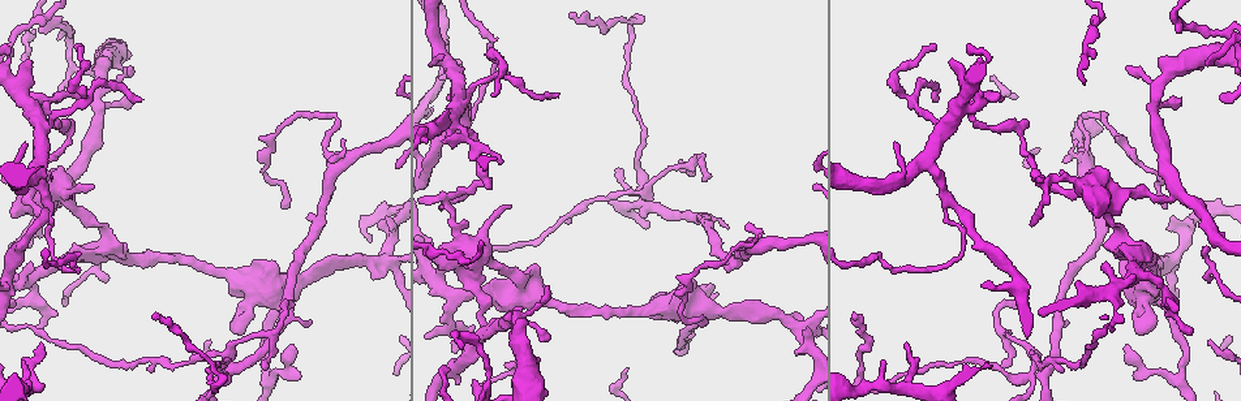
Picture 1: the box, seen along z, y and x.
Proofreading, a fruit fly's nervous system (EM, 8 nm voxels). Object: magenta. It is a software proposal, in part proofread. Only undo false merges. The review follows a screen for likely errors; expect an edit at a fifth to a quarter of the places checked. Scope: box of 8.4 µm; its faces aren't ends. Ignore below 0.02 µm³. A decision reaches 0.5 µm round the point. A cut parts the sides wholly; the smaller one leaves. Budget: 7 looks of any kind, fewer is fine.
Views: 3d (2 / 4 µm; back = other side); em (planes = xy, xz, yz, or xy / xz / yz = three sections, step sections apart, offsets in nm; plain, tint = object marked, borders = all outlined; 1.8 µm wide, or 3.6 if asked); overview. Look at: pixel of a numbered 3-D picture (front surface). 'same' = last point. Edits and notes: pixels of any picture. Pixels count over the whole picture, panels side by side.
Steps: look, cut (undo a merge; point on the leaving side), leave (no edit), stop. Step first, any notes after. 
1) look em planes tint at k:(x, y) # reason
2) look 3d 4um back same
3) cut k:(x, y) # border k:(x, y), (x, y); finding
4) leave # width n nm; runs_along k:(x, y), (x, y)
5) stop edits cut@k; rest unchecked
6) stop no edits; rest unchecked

look 3d 2um at 1:(1035, 366) # sharp bend

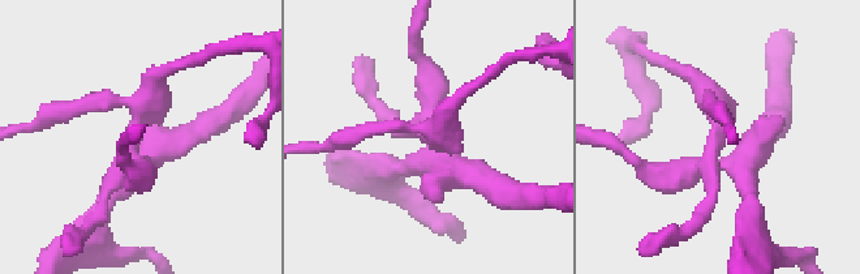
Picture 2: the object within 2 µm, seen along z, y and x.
look em xz step 16 tint at 2:(711, 133) # need the tissue

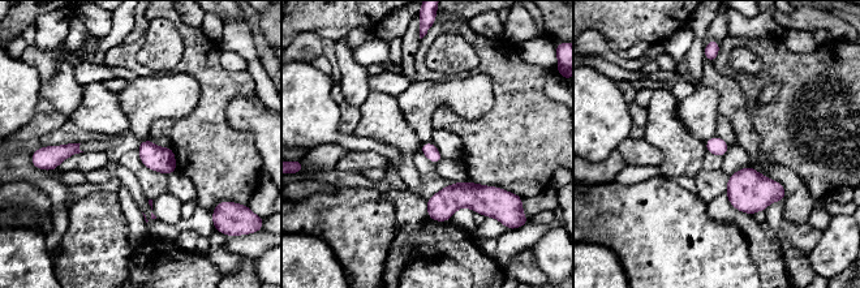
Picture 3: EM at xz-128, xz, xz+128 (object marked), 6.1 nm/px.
look em xy step 8 tint same

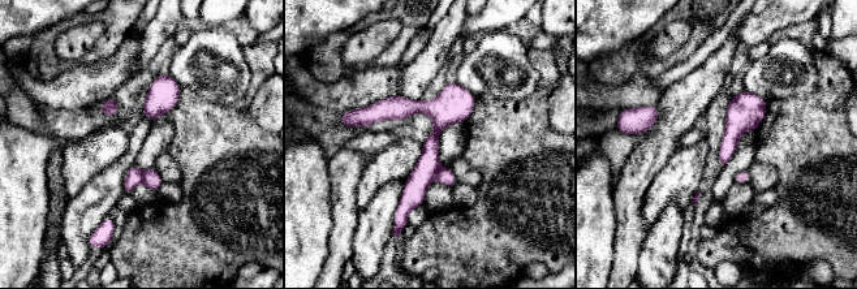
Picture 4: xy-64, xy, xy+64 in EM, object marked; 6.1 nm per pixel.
cut 4:(151, 178) # border 4:(141, 172), (142, 181); two neurons meet here

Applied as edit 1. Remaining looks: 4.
look 3d 4um at 1:(1176, 191) # a narrow waist

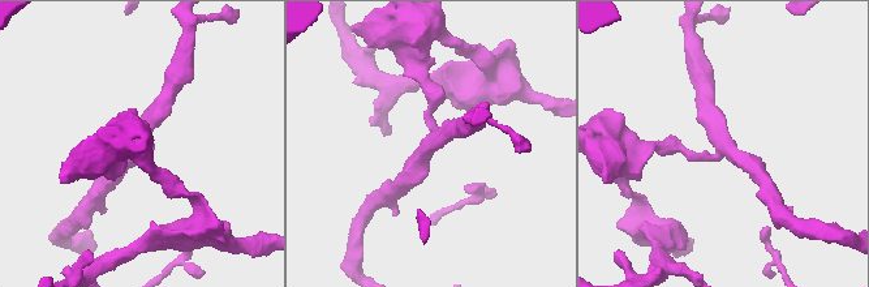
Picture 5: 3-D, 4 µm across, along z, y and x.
look em xy step 8 tint at 5:(720, 146) # arms 3; arm_widths 200, 260, 260 nm

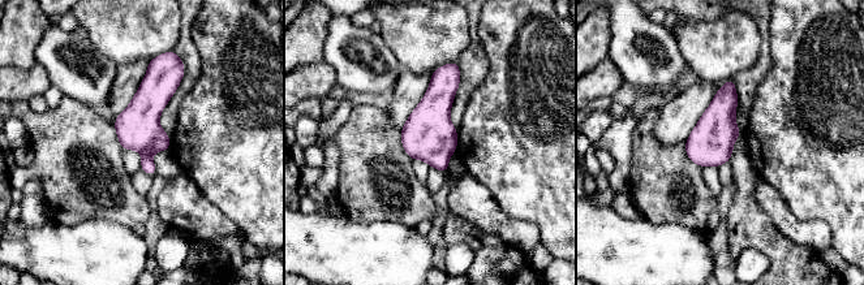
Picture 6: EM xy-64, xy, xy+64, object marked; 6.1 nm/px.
leave # width 280 nm; one neuron here

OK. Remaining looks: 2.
look em 3.6um yz step 4 tint at 1:(275, 296) # looks like a crossing

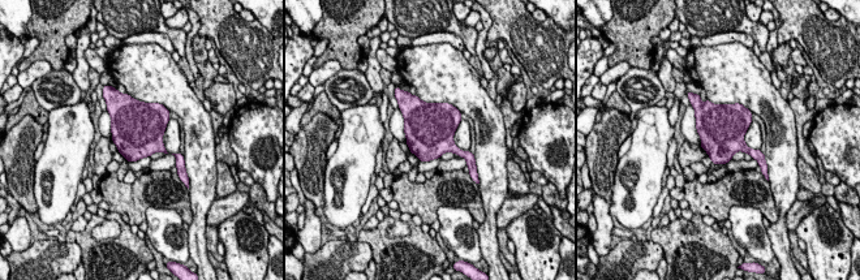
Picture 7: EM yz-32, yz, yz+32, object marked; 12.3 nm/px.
look em 3.6um planes tint same

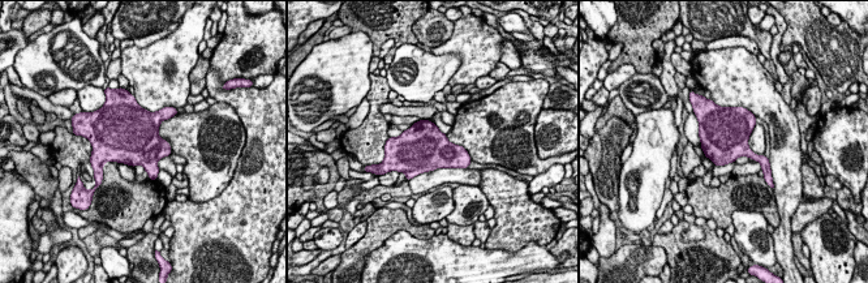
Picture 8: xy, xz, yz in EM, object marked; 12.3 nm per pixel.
leave # one neuron here

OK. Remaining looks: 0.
stop edits cut@4; rest unchecked

